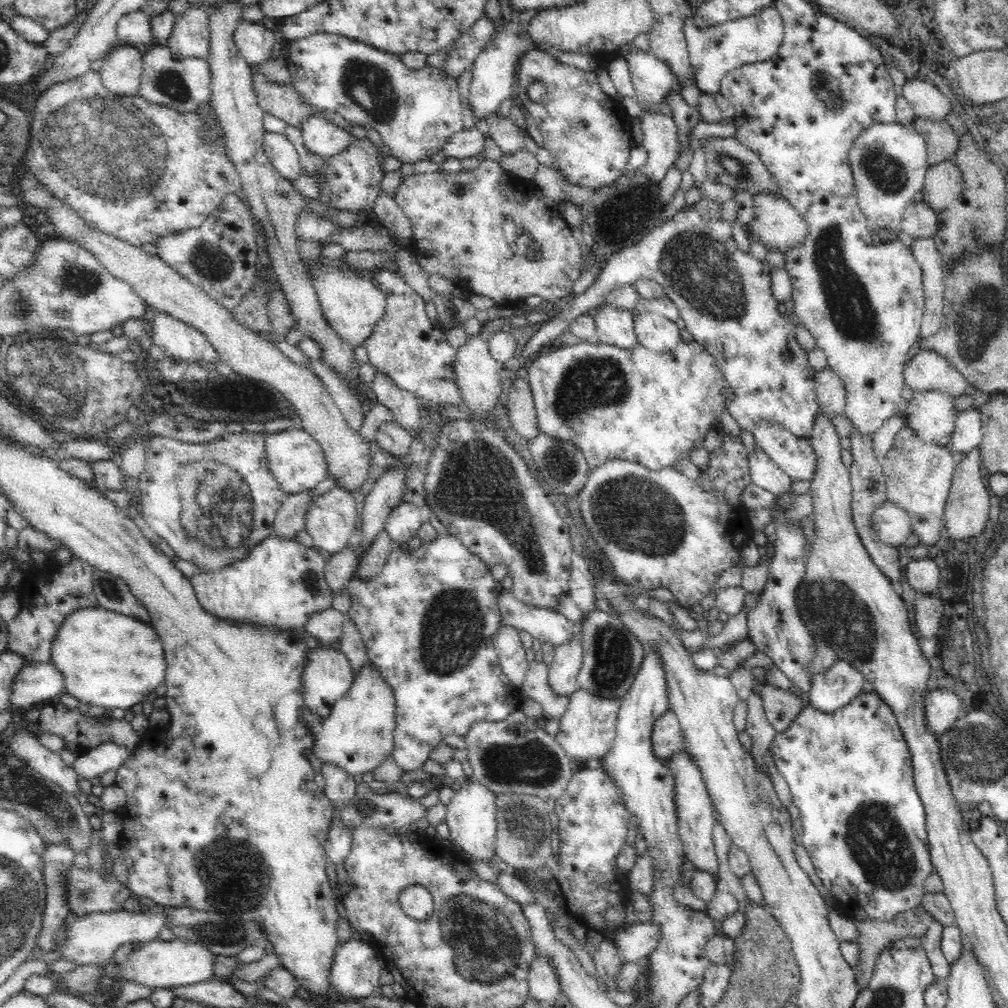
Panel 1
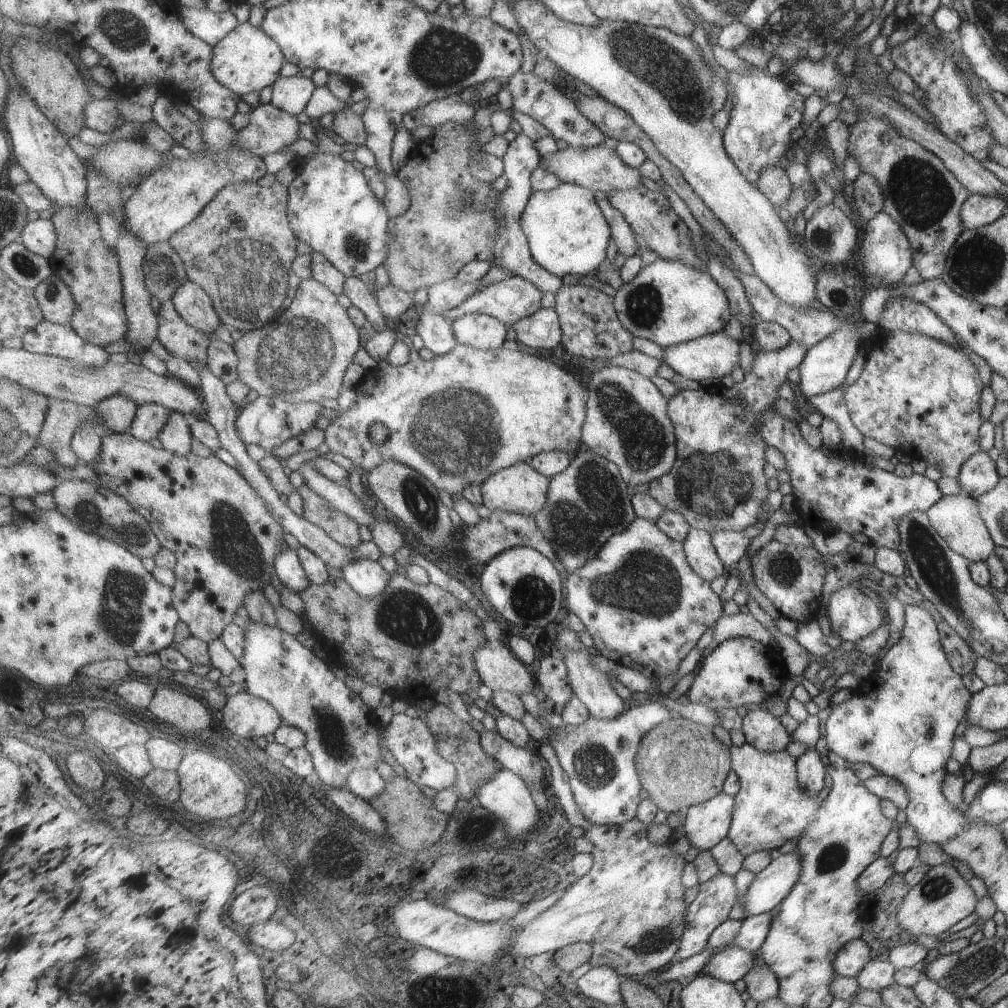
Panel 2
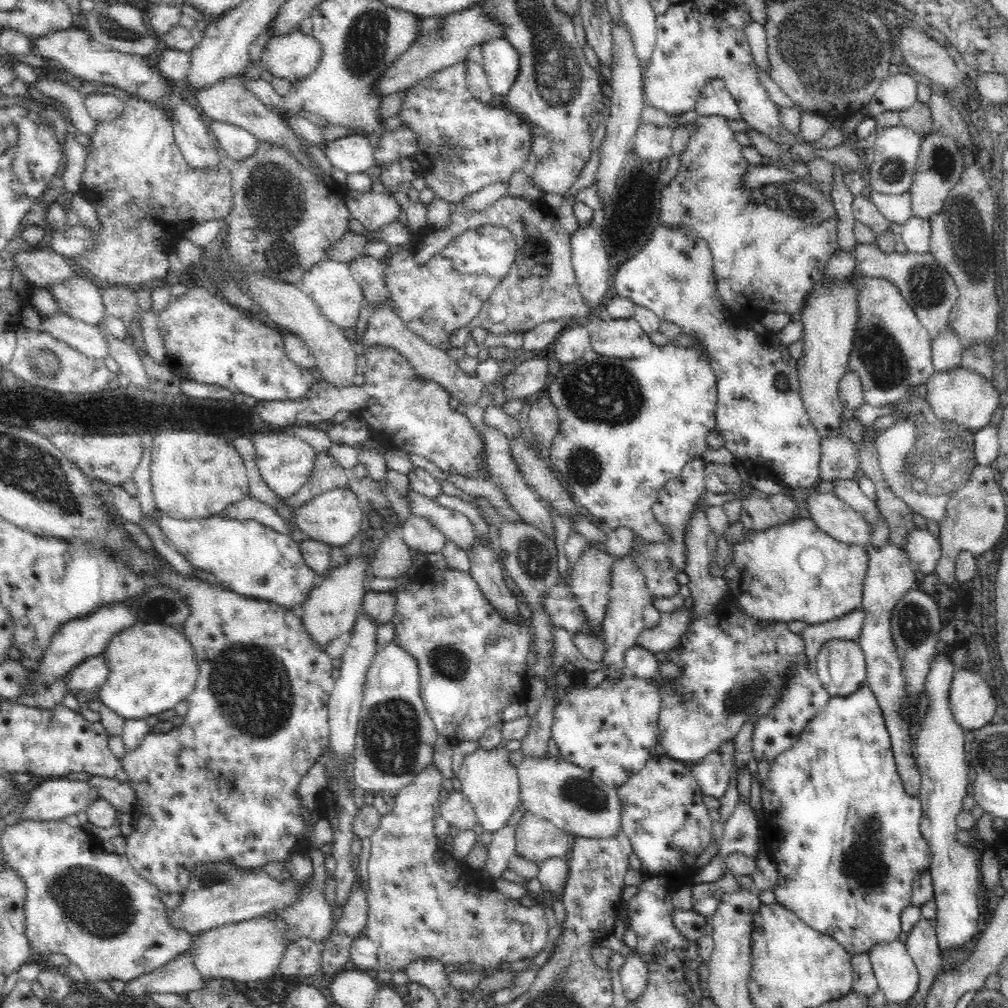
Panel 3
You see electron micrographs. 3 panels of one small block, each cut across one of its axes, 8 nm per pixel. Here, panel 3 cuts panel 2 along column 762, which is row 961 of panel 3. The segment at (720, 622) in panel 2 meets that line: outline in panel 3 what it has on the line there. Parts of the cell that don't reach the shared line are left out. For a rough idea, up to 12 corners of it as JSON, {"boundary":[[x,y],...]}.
{"boundary":[[628,956],[619,972],[628,1004],[650,982],[648,965]]}

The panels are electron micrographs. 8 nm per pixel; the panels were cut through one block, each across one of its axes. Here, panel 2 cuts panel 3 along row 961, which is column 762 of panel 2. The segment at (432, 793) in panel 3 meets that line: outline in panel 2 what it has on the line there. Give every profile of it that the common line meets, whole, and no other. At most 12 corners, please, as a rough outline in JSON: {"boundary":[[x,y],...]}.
{"boundary":[[807,348],[666,400],[663,510],[709,535],[765,514],[759,418]]}

